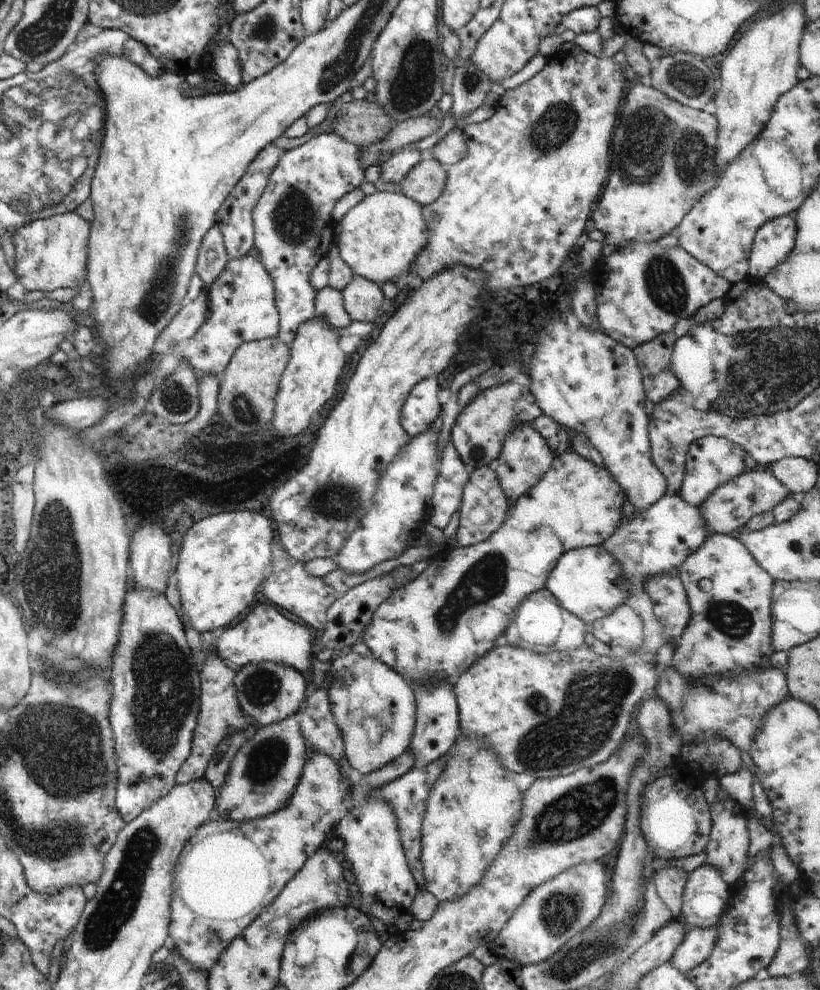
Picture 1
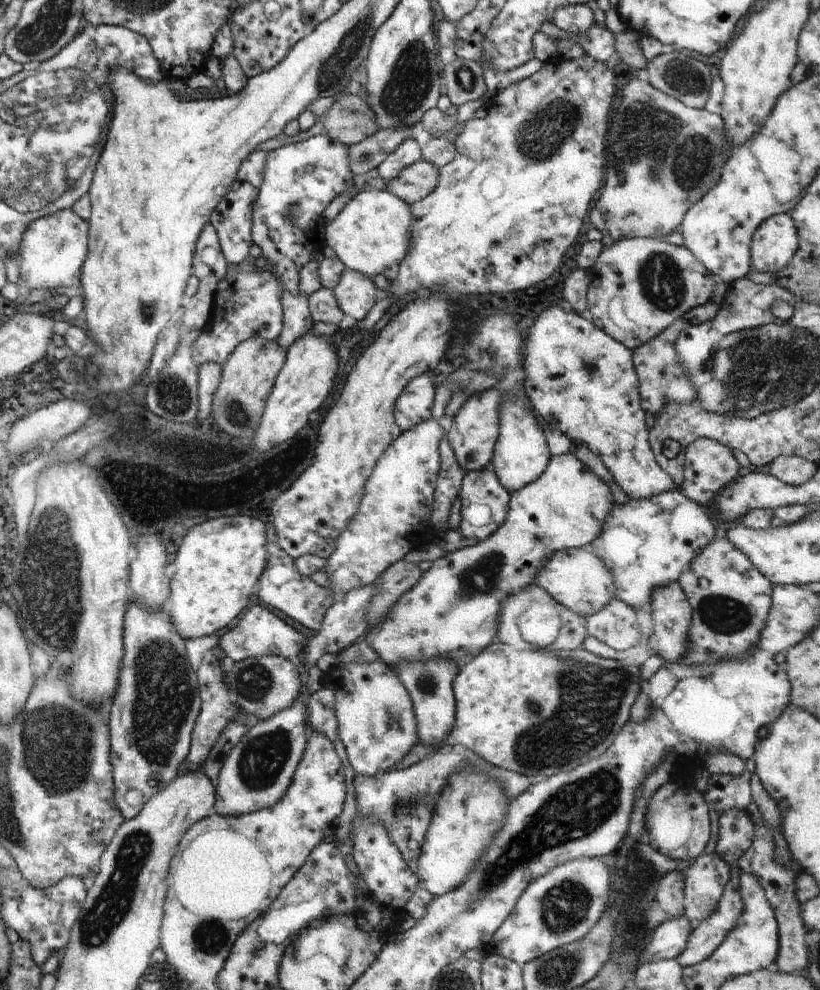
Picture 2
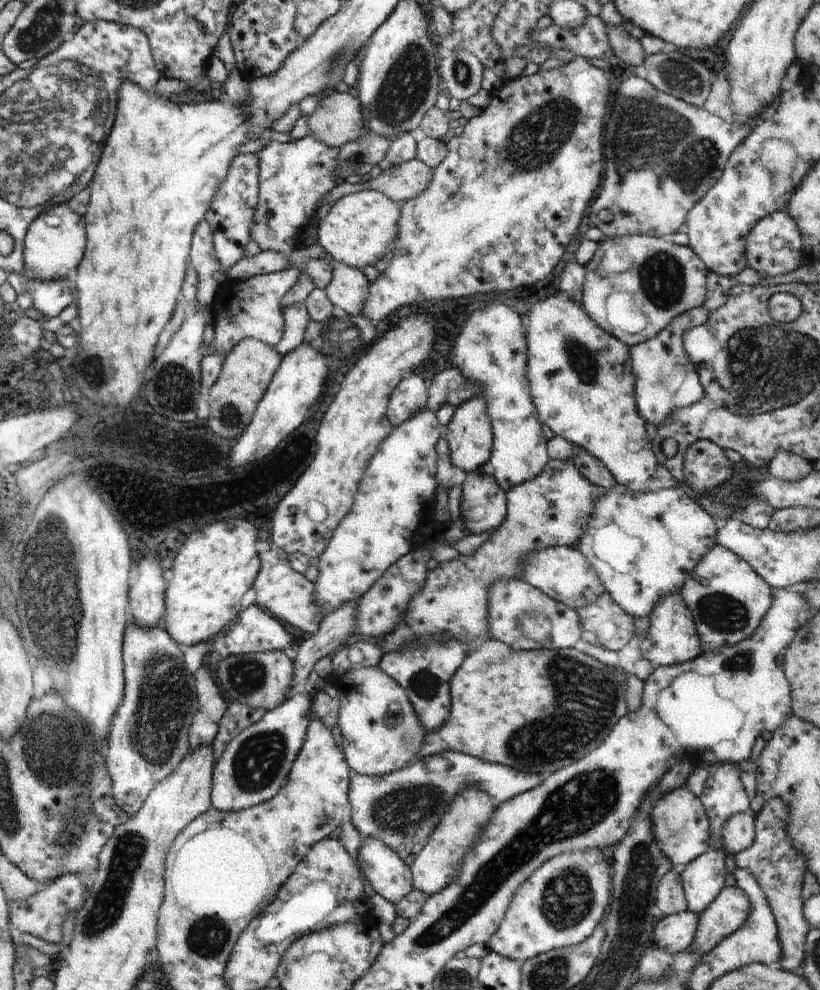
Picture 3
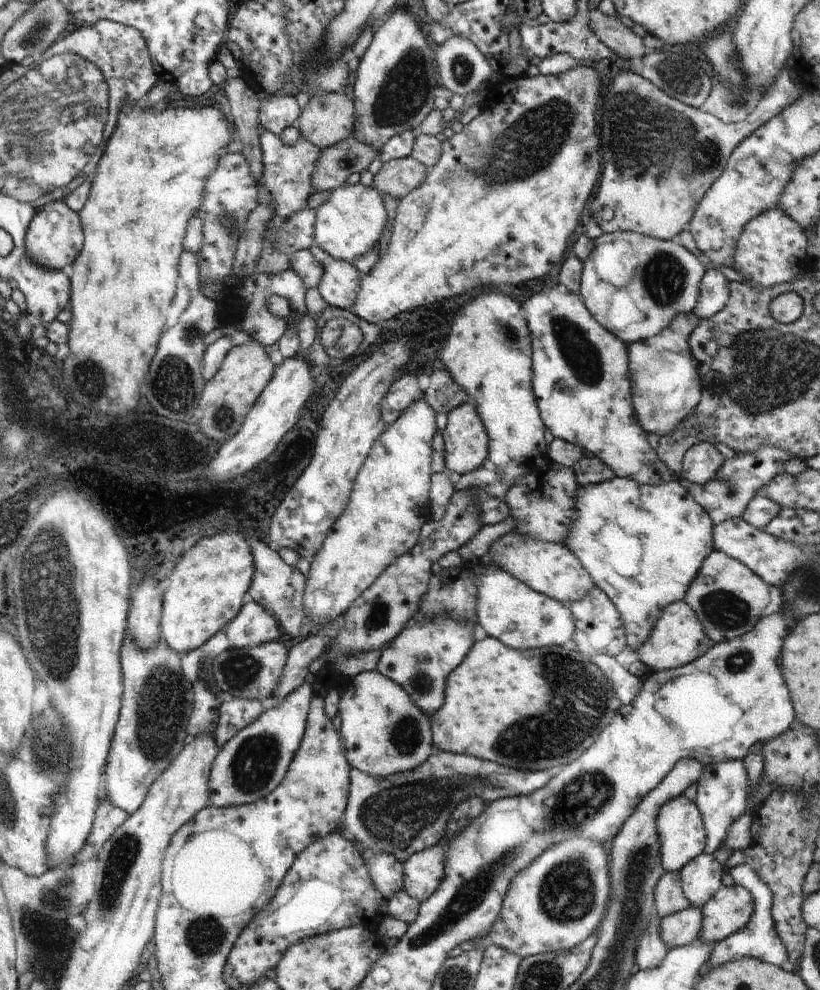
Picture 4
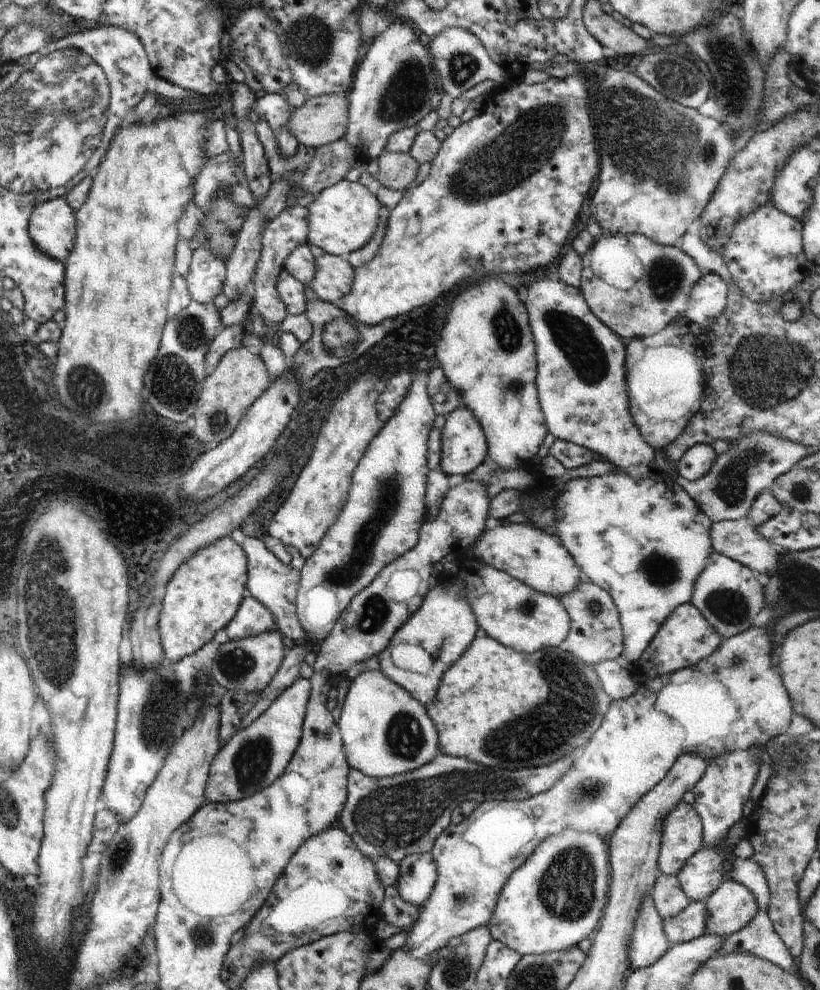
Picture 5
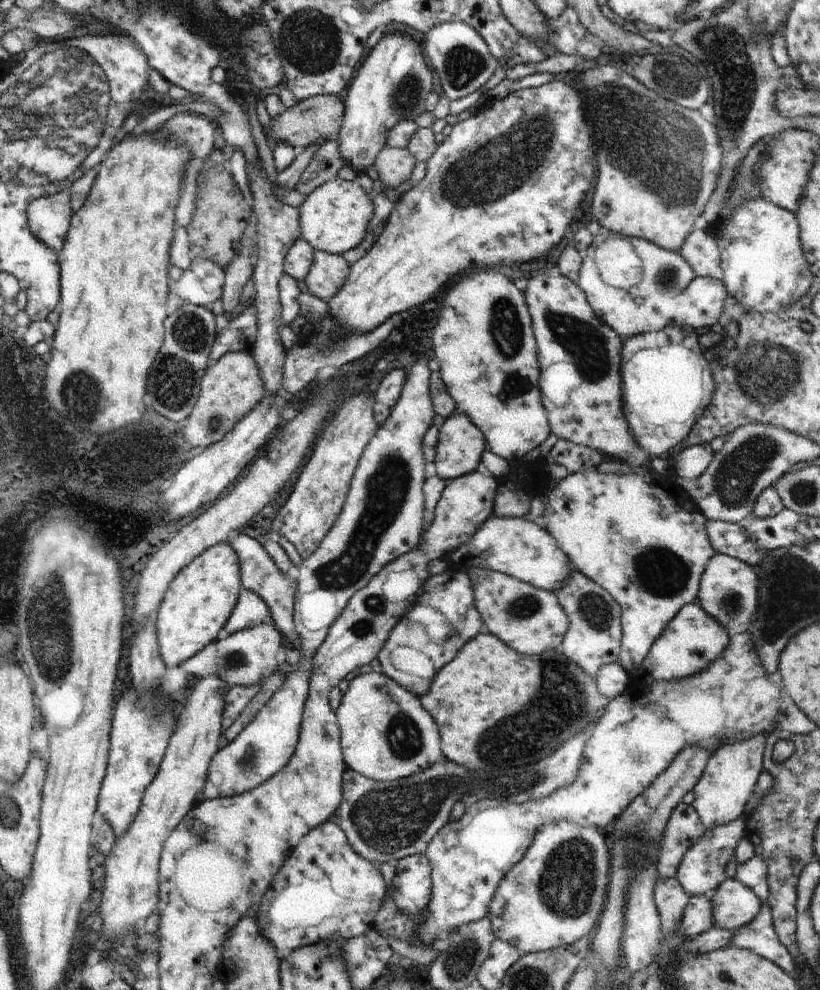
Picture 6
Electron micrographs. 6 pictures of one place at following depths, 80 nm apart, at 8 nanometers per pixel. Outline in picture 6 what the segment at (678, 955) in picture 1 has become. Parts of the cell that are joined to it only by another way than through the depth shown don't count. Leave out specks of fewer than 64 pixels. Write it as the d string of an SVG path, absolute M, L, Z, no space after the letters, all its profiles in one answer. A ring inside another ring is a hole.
M734 878L723 880L709 896L715 926L727 931L746 927L761 909L756 893Z

